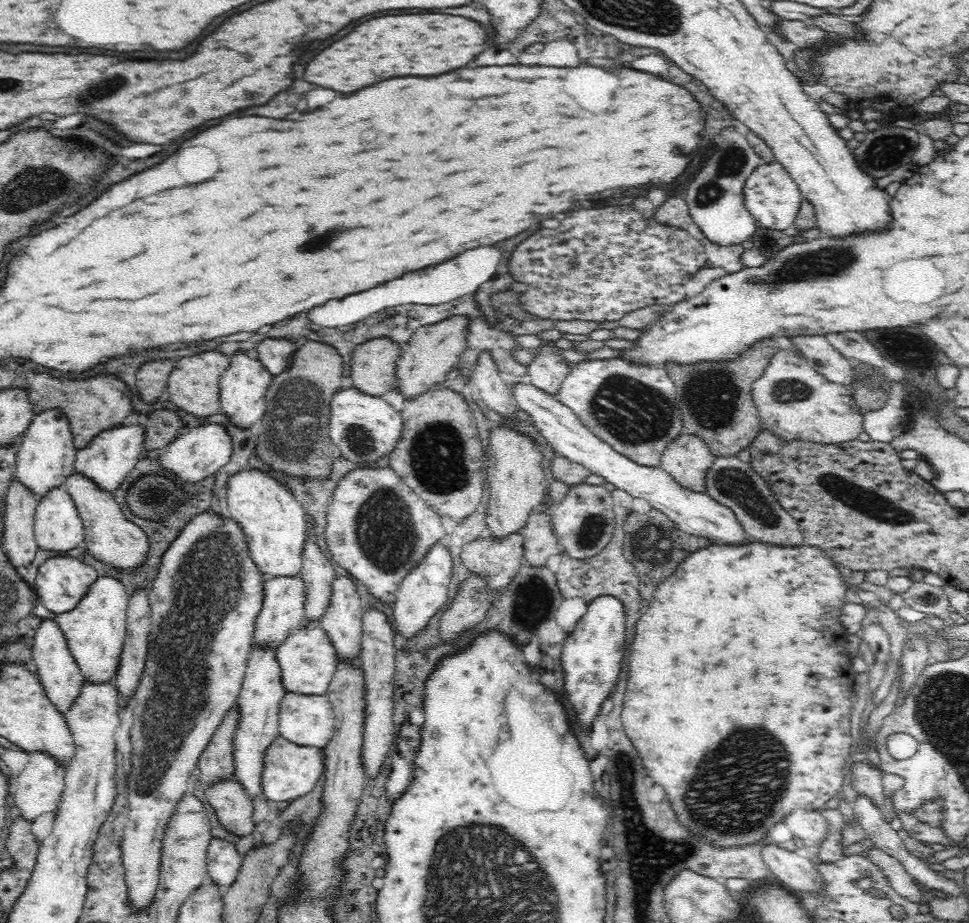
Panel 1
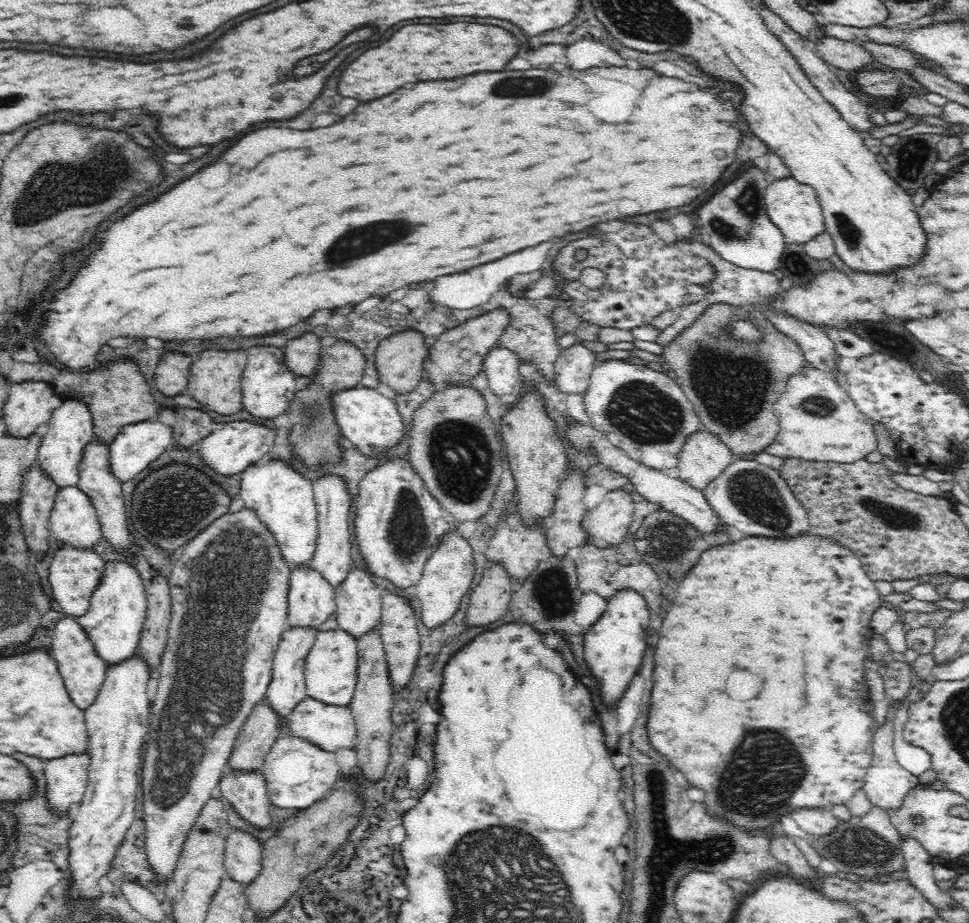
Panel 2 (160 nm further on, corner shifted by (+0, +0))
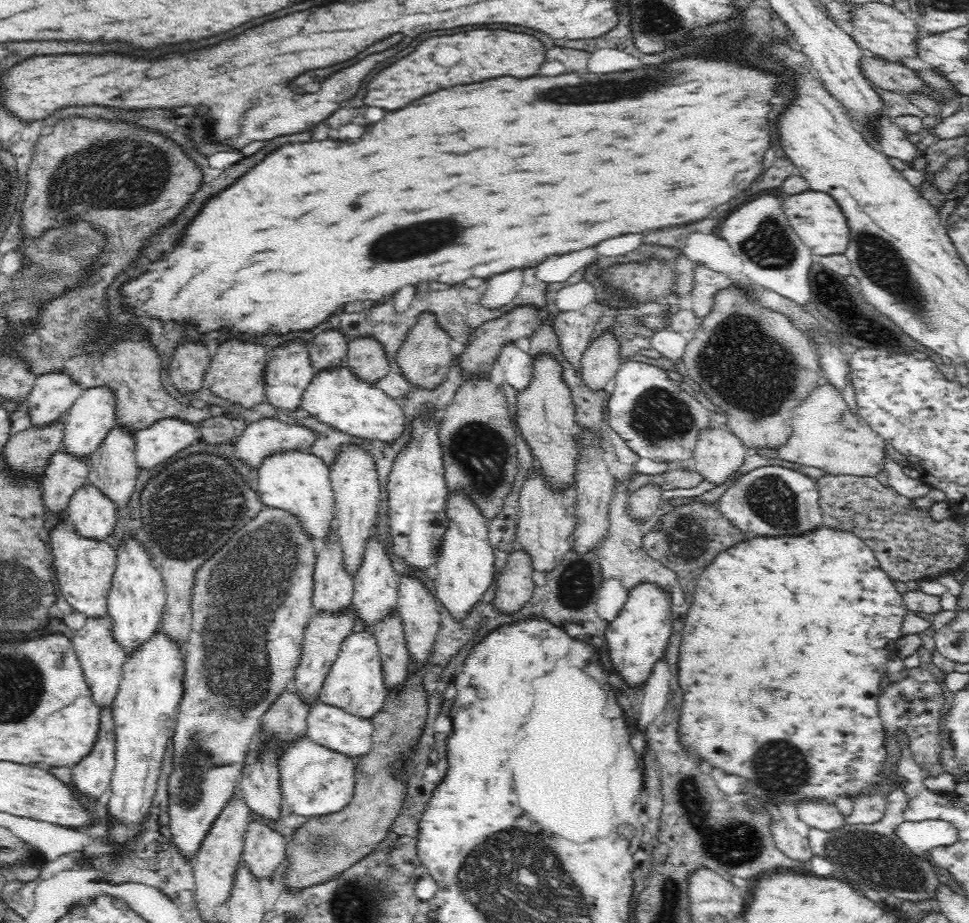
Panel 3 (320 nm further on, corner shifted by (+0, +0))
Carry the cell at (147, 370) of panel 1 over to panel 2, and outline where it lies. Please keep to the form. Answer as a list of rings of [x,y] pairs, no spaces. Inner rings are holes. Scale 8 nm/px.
[[[167,350],[154,370],[152,382],[154,382],[156,390],[169,400],[175,395],[183,393],[191,362],[192,358],[182,350],[179,352]]]

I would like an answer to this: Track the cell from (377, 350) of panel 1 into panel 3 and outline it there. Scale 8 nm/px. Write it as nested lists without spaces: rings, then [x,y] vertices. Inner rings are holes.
[[[427,308],[420,311],[416,319],[411,321],[405,339],[397,346],[393,358],[392,366],[397,366],[403,379],[416,388],[426,390],[433,389],[442,382],[447,370],[453,366],[453,356],[450,349],[451,338],[436,324],[433,314]]]

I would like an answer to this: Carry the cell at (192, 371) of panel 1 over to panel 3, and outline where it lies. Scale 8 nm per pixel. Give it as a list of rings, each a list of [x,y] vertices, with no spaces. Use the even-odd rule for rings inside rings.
[[[226,340],[211,356],[208,366],[203,374],[203,388],[210,390],[214,396],[240,406],[240,408],[252,408],[265,402],[263,395],[263,368],[267,361],[264,346],[242,340]]]

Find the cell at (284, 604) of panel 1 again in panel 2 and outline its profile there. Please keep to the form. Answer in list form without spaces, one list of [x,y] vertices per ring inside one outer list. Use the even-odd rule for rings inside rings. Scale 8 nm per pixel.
[[[308,565],[292,568],[287,580],[286,628],[316,628],[335,611],[334,586],[330,586]]]

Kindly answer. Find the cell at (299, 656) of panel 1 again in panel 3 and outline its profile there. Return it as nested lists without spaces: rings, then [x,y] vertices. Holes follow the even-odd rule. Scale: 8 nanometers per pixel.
[[[371,632],[348,634],[340,641],[338,652],[326,670],[317,697],[323,703],[337,706],[348,714],[370,718],[383,707],[390,693],[383,687],[380,667],[378,649]]]

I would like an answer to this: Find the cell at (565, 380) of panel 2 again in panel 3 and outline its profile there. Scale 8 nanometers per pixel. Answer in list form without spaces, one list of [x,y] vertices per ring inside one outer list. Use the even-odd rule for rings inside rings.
[[[604,332],[592,338],[576,368],[581,386],[588,390],[605,390],[621,362],[620,342],[613,333]]]

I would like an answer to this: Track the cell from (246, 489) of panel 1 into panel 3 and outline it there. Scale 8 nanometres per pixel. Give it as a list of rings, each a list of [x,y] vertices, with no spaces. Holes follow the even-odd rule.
[[[288,451],[265,458],[256,470],[256,492],[264,507],[282,510],[296,523],[315,549],[321,547],[329,534],[334,516],[334,497],[330,489],[329,467],[317,456],[304,451]]]

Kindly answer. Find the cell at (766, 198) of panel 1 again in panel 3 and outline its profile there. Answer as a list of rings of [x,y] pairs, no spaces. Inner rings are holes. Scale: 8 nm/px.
[[[803,190],[794,194],[780,194],[782,212],[796,236],[811,250],[813,256],[843,253],[848,240],[848,227],[834,199],[818,190]]]

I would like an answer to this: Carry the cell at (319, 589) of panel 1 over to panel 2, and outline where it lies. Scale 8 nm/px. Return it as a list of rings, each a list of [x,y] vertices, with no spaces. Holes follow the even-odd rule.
[[[324,476],[312,481],[312,495],[316,517],[318,517],[318,532],[316,550],[308,566],[315,570],[330,586],[337,587],[350,572],[352,563],[351,550],[353,542],[349,541],[350,534],[350,490],[337,476]]]

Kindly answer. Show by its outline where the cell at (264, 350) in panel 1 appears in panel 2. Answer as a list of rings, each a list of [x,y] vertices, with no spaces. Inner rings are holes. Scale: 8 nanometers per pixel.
[[[312,332],[304,333],[298,338],[290,338],[281,348],[283,365],[299,379],[310,374],[317,366],[319,346],[322,342],[325,341]]]

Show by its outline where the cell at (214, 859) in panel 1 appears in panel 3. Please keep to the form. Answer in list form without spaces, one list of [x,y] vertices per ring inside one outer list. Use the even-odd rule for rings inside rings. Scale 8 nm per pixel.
[[[250,820],[244,833],[242,850],[240,853],[239,864],[243,866],[254,878],[270,878],[275,877],[276,870],[283,864],[284,845],[287,838],[276,830],[272,830],[268,826],[258,821]]]

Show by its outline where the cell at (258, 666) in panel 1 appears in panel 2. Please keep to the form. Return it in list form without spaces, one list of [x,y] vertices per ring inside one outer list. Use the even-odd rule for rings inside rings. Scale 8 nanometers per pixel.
[[[287,628],[282,632],[282,636],[277,640],[273,653],[271,654],[271,665],[268,682],[263,694],[262,703],[268,705],[268,708],[277,716],[277,734],[280,736],[289,736],[289,714],[302,698],[307,694],[303,685],[302,665],[303,655],[314,639],[318,628]]]

